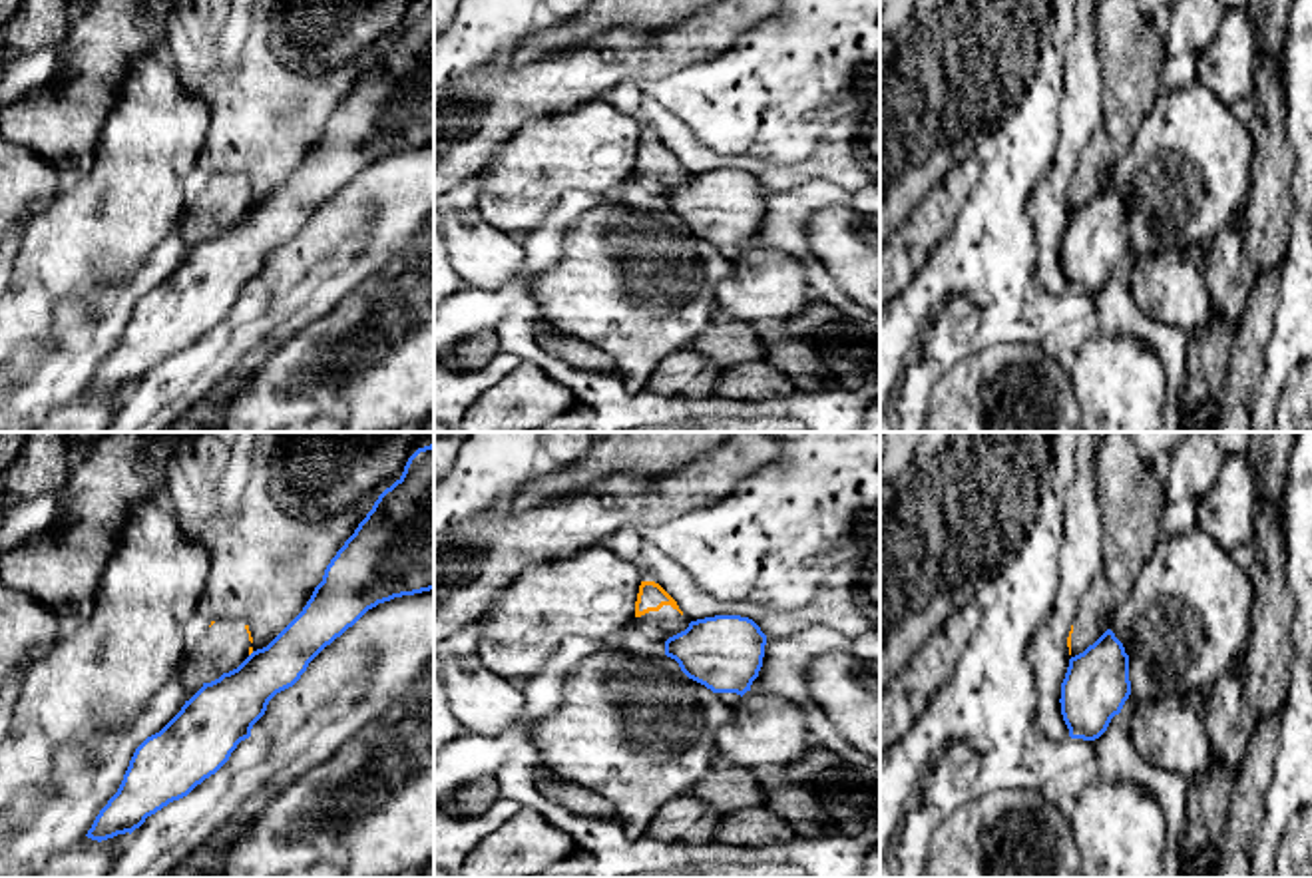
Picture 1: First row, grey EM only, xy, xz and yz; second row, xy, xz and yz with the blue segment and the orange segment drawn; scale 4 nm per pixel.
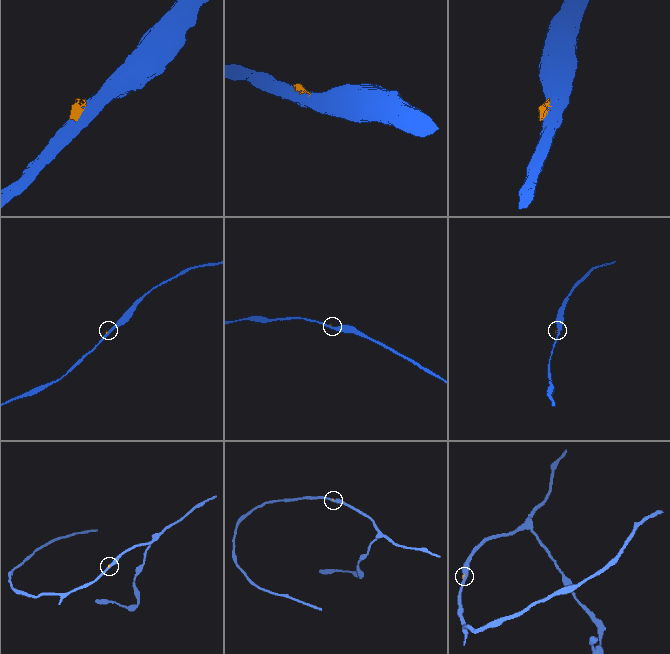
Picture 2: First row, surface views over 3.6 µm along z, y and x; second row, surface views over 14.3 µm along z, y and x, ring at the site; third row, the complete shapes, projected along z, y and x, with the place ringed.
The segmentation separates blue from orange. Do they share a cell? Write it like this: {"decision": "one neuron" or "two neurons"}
{"decision": "two neurons"}

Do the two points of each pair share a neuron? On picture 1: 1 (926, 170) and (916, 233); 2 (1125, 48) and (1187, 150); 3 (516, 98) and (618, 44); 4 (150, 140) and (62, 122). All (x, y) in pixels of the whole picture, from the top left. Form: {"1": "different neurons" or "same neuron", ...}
{"1": "different neurons", "2": "different neurons", "3": "same neuron", "4": "different neurons"}

